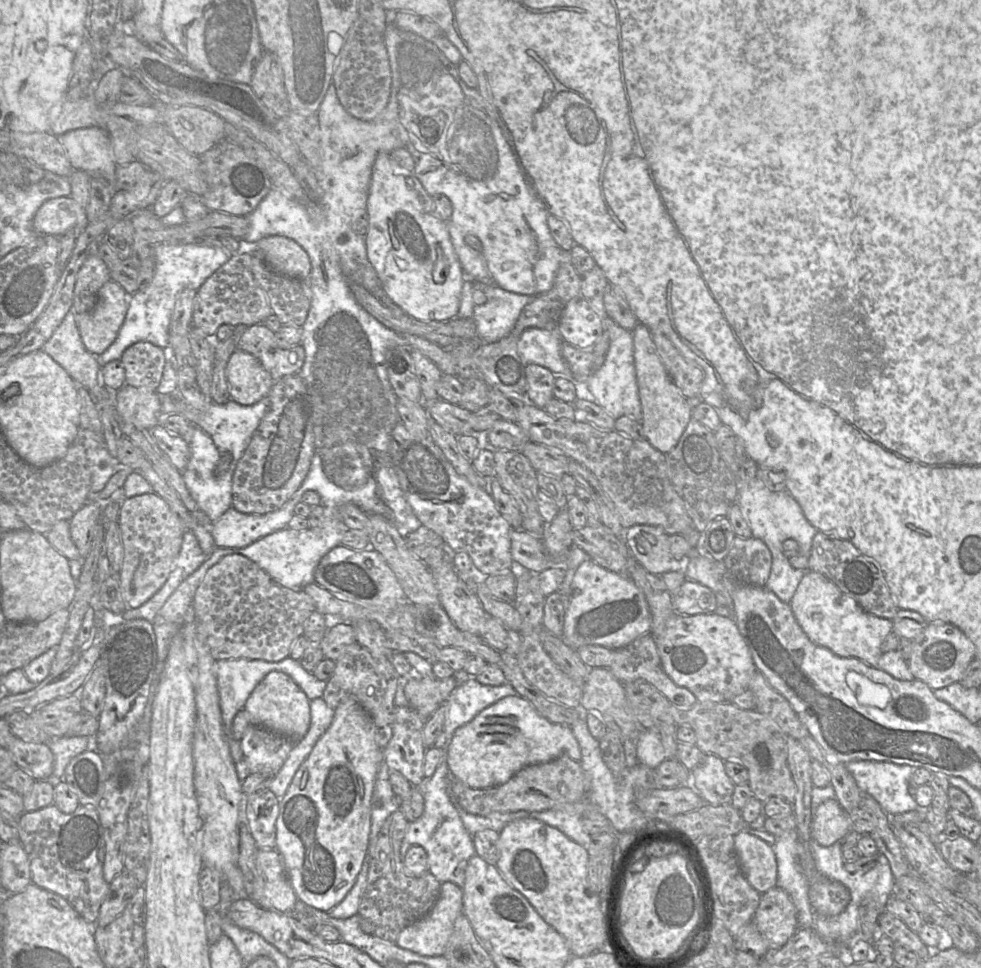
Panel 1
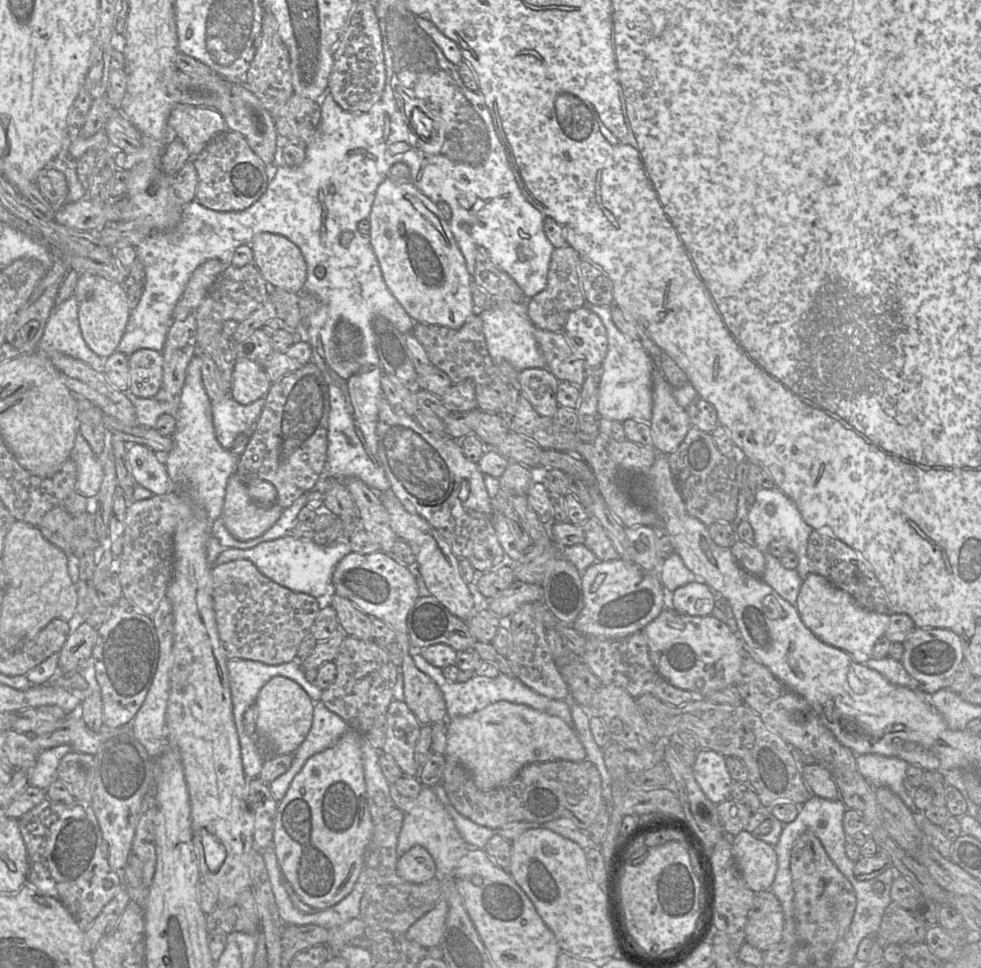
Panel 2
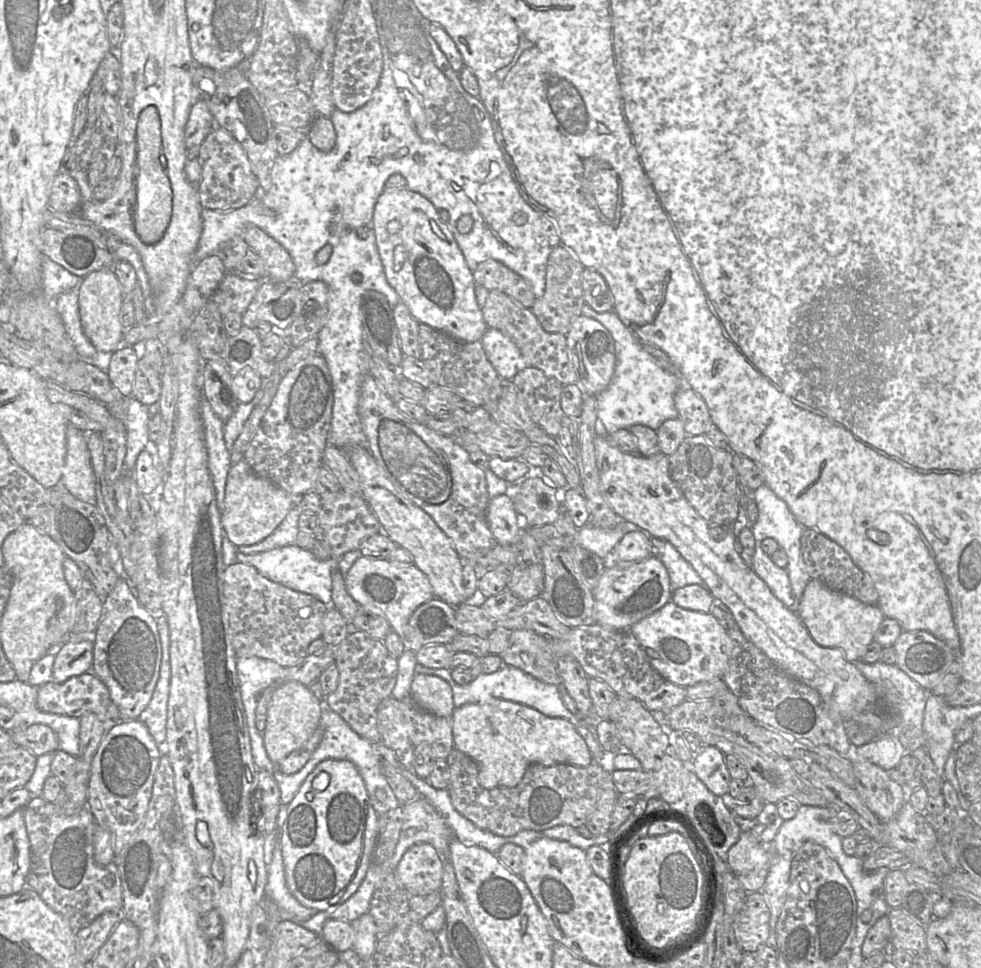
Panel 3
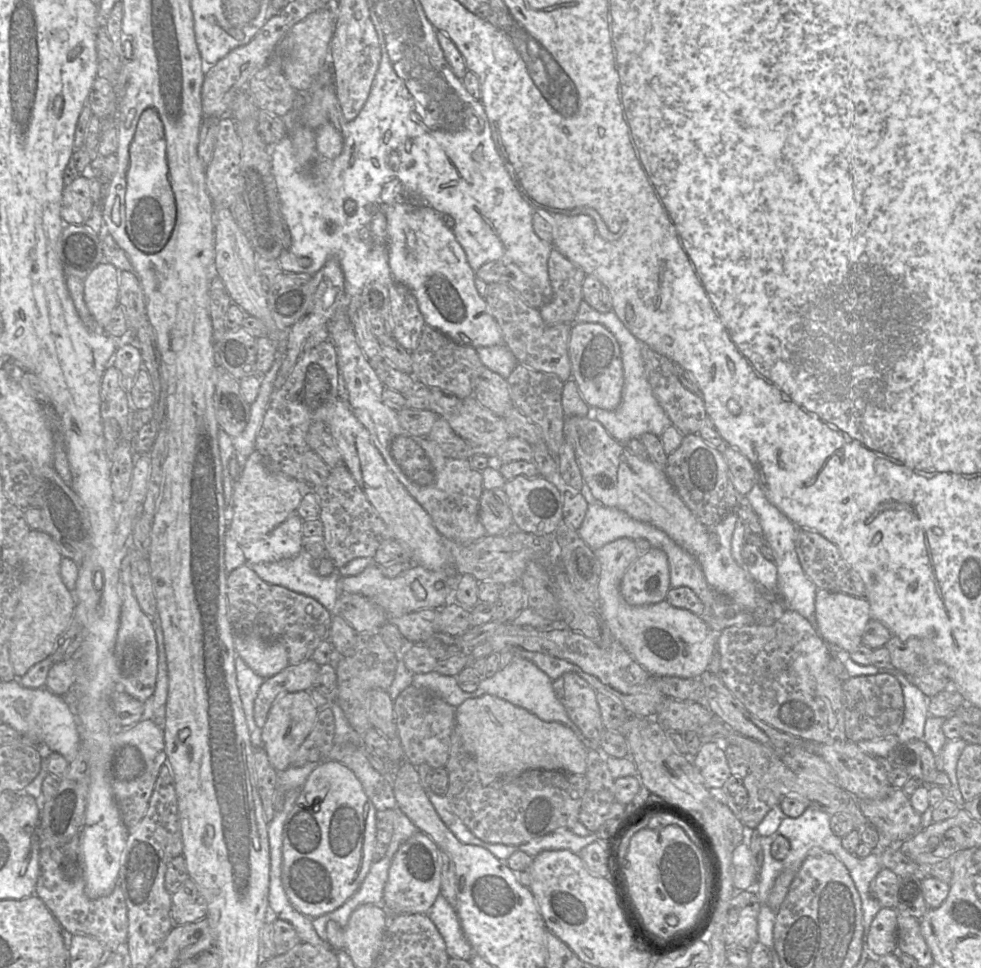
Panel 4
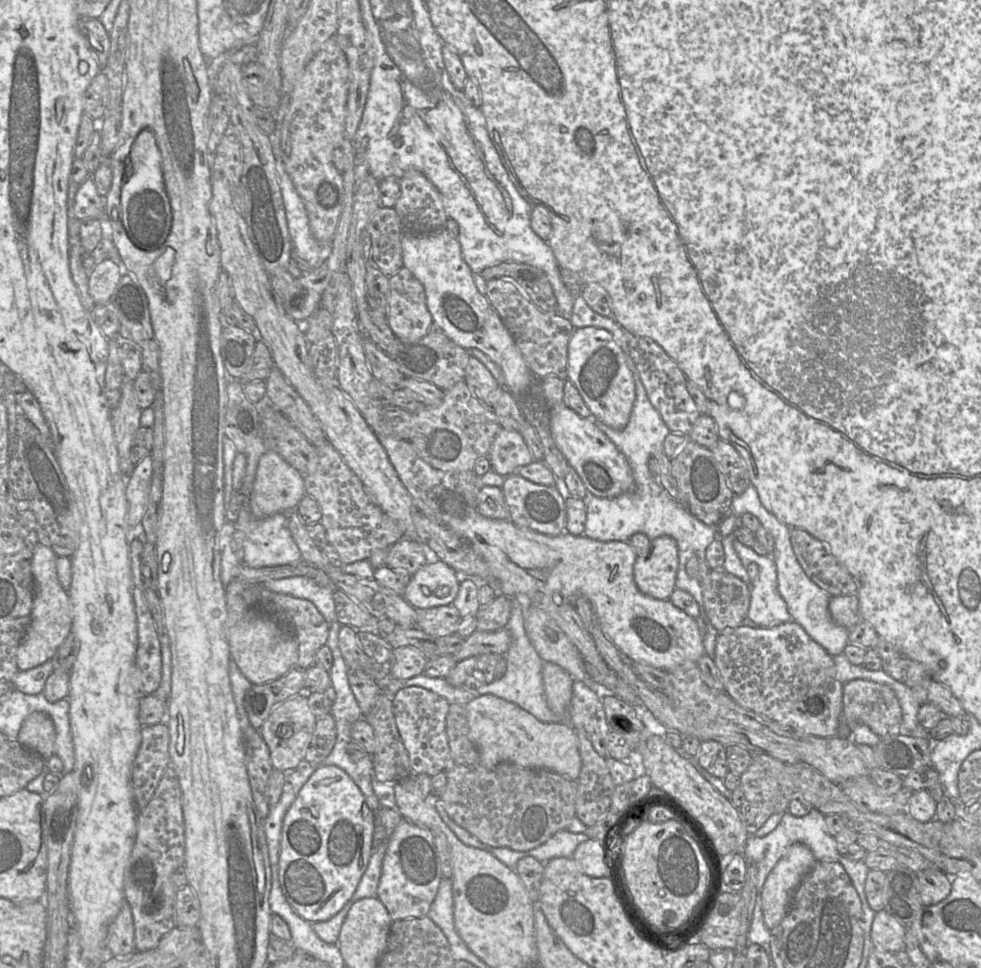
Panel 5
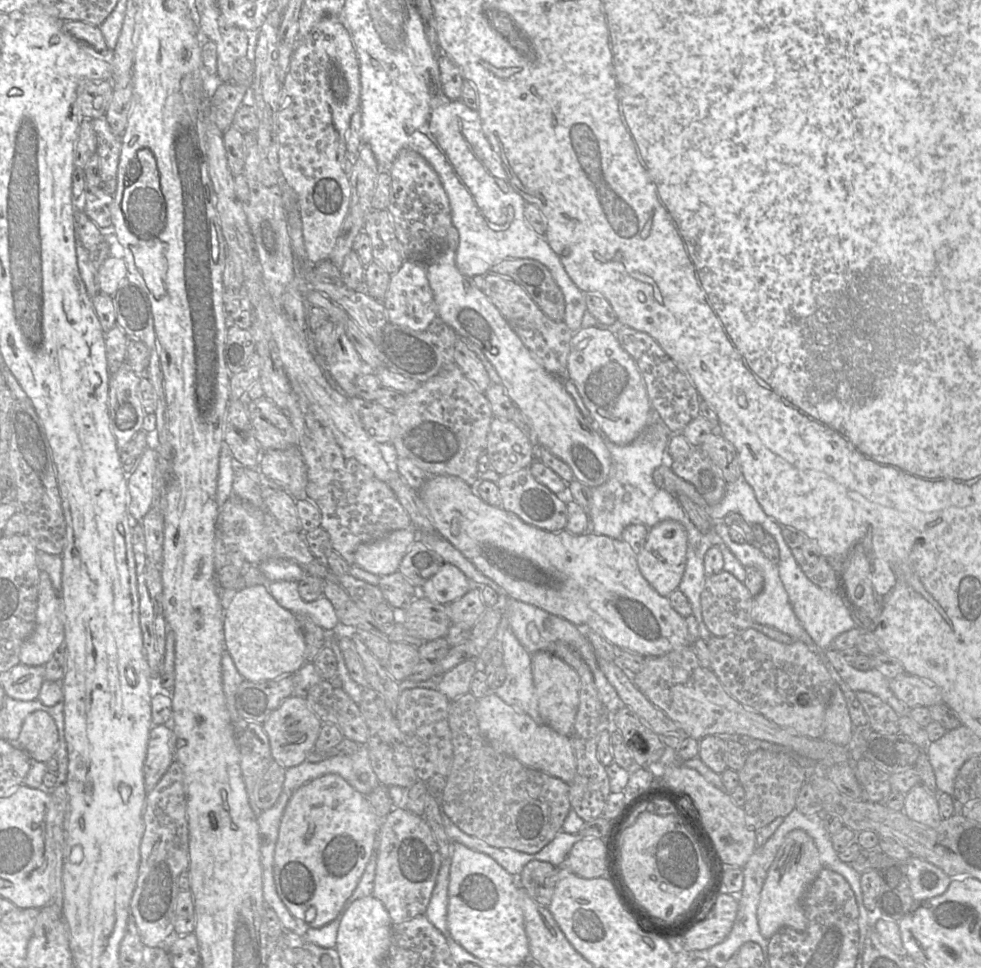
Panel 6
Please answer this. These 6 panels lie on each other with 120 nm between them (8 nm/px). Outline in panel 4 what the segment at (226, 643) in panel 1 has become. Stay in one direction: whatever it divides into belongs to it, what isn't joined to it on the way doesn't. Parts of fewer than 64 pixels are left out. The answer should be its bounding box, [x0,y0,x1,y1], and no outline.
[227,565,332,665]

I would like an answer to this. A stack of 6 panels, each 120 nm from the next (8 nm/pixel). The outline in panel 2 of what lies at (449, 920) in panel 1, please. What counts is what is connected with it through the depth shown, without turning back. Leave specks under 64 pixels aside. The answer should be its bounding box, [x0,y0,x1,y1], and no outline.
[405,897,448,949]

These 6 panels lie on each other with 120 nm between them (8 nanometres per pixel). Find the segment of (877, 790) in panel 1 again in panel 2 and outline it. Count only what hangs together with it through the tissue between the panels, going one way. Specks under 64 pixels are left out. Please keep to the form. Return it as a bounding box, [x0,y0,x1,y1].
[855,754,918,813]

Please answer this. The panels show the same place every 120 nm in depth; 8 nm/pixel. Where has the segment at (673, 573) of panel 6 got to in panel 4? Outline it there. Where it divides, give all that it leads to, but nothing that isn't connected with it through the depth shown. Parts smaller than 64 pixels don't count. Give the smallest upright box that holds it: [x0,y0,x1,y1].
[620,547,671,606]

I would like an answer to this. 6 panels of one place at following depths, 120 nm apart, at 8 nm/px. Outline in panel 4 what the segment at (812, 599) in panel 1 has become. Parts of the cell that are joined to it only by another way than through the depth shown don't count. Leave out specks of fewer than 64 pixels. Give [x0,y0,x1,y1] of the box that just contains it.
[815,589,872,655]

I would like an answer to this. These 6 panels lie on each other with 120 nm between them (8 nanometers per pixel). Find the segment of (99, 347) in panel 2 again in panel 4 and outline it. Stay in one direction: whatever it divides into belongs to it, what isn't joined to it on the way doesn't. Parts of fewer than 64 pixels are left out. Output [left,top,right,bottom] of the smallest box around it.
[84,263,120,328]

